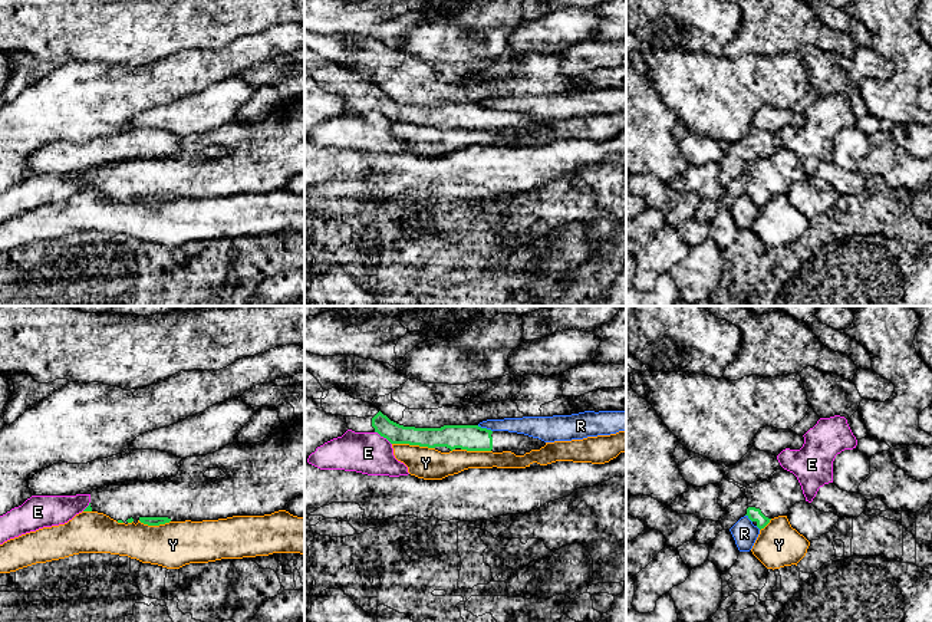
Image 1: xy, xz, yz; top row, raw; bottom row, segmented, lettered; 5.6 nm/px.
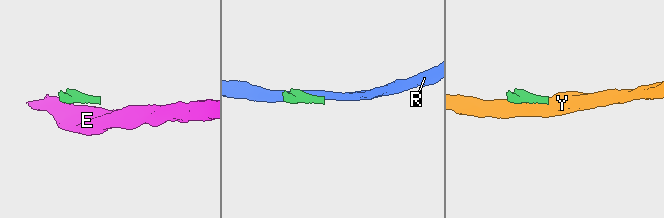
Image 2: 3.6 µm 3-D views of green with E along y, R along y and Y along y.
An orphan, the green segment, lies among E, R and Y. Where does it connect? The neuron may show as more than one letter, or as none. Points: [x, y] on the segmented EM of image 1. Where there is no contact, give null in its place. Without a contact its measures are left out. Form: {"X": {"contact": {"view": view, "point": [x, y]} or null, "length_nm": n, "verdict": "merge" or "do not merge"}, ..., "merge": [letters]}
{"E": {"contact": {"view": "xz", "point": [384, 437]}, "length_nm": 120, "verdict": "do not merge"}, "R": {"contact": {"view": "xz", "point": [484, 428]}, "length_nm": 90, "verdict": "do not merge"}, "Y": {"contact": {"view": "xz", "point": [414, 444]}, "length_nm": 240, "verdict": "do not merge"}, "merge": []}

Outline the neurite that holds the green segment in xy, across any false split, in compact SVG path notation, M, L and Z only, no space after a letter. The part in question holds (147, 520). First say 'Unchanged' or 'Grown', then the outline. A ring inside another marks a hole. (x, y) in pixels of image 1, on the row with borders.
Grown. M304 417L289 424L280 424L263 441L257 444L233 442L221 450L198 457L187 457L175 477L155 478L148 481L115 483L90 493L90 503L83 511L98 511L118 523L144 523L159 526L169 521L202 521L218 520L233 516L264 516L284 510L286 504L304 494ZM208 468L220 468L225 474L207 478Z

